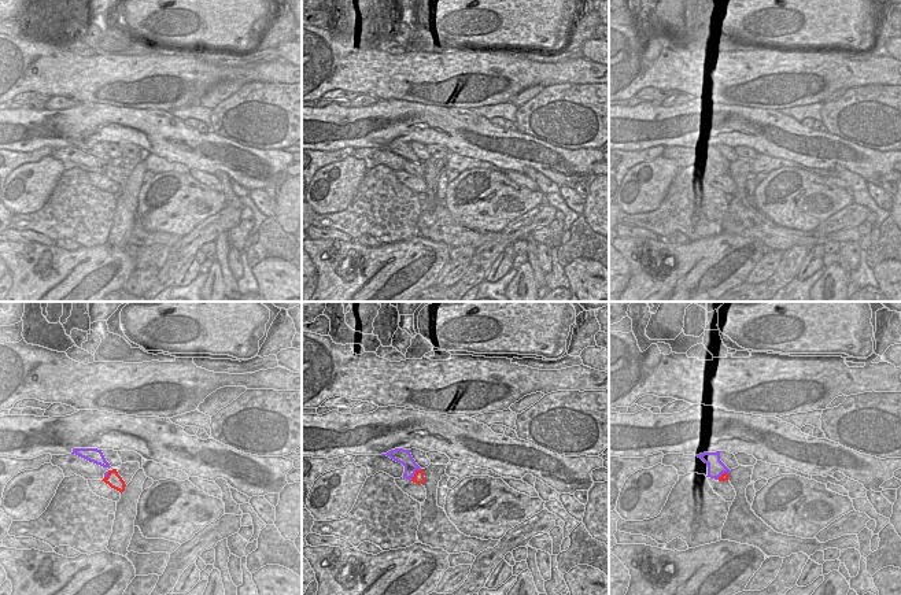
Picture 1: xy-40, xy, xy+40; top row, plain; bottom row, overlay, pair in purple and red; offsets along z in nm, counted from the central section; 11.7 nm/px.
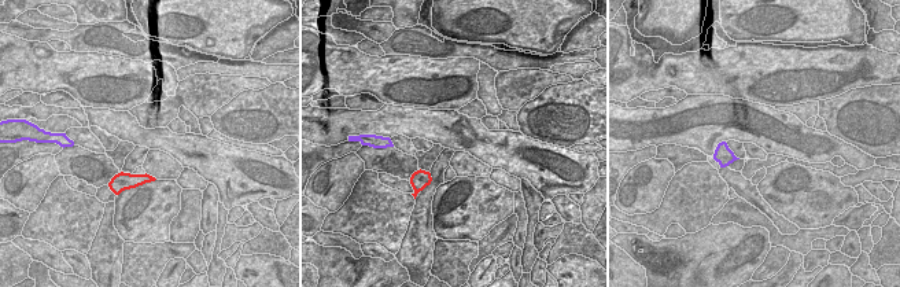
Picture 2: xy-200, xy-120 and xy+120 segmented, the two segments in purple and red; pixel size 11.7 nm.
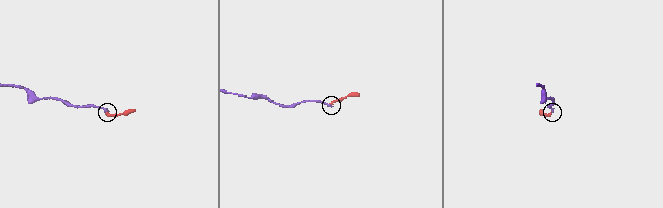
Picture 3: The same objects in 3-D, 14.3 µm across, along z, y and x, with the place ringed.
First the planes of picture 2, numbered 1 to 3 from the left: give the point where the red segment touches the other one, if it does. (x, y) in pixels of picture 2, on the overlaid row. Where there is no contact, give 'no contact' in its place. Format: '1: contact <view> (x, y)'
1: no contact
2: no contact
3: no contact

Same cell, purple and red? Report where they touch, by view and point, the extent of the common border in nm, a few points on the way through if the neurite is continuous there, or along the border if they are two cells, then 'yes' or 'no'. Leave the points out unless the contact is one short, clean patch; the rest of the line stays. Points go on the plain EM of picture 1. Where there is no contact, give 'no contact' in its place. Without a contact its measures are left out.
meets purple in xy at (414, 166); contact 200 nm long; border along xy (421, 162), (410, 173); no

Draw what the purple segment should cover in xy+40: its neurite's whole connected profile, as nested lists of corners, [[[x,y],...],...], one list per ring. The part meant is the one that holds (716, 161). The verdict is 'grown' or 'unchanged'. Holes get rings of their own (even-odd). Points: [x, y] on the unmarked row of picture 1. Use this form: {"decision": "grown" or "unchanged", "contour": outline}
{"decision": "unchanged", "contour": [[[721,144],[704,145],[704,147],[695,148],[708,158],[708,169],[706,170],[719,173],[723,166],[730,167],[731,163],[720,154],[720,145]]]}

